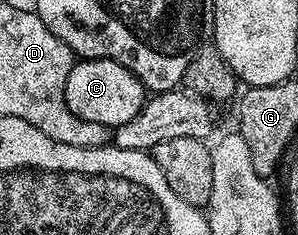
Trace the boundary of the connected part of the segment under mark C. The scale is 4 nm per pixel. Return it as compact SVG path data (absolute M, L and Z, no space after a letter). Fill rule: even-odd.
M76 60L65 83L65 103L69 107L69 111L73 111L73 115L77 115L81 119L98 125L114 127L121 123L129 123L129 119L133 119L133 115L137 115L143 110L144 100L143 84L116 61Z

